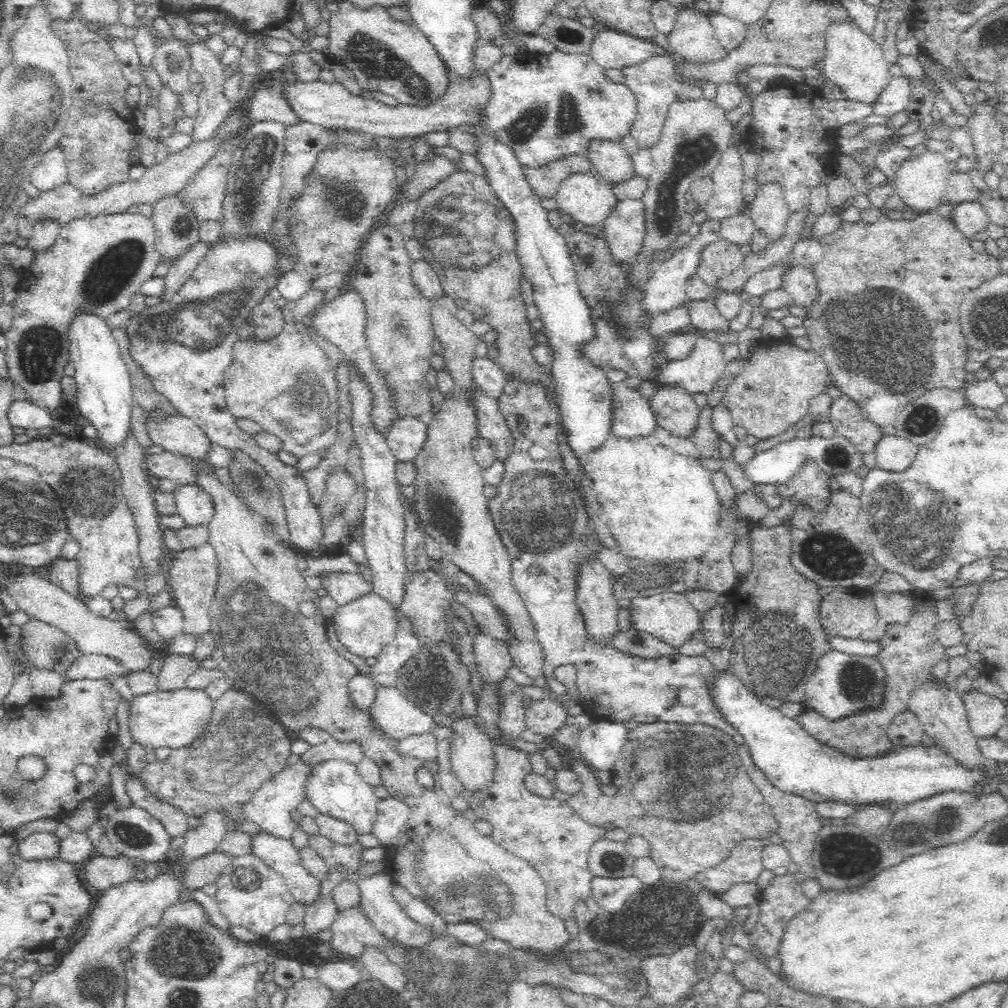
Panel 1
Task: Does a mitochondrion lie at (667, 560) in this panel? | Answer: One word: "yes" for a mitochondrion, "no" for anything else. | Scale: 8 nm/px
yes

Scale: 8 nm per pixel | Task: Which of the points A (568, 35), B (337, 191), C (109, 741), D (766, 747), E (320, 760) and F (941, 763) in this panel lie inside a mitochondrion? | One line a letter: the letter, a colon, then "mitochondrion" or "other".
A: mitochondrion
B: mitochondrion
C: other
D: other
E: other
F: other

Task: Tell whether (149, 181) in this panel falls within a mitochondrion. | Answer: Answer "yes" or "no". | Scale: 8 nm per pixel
no

